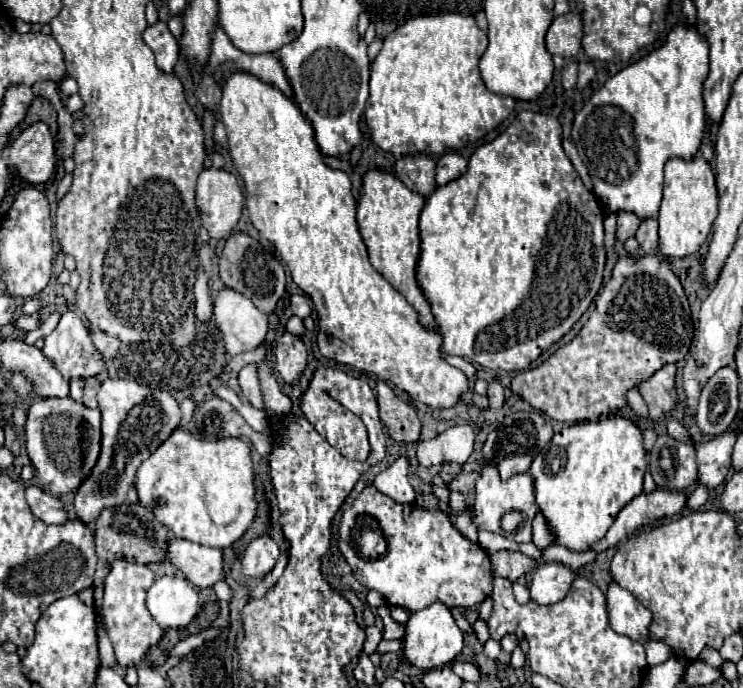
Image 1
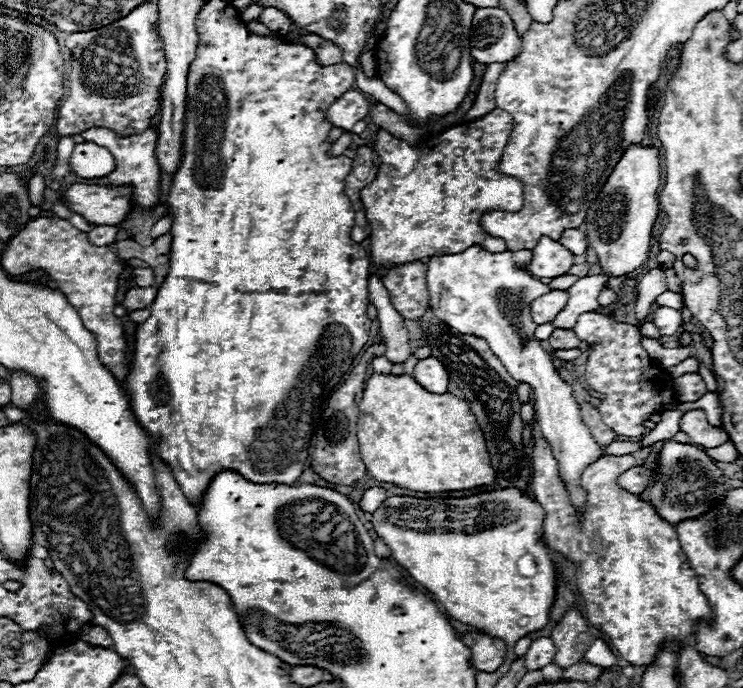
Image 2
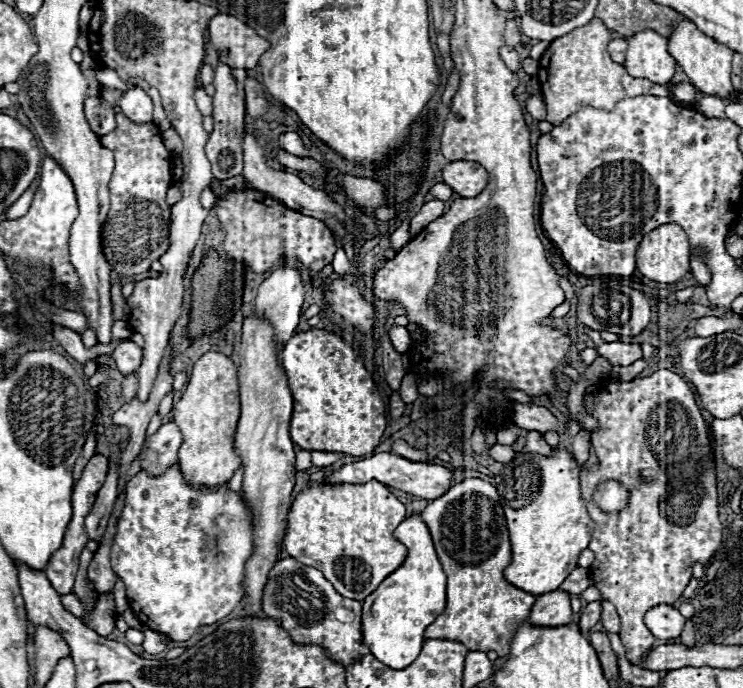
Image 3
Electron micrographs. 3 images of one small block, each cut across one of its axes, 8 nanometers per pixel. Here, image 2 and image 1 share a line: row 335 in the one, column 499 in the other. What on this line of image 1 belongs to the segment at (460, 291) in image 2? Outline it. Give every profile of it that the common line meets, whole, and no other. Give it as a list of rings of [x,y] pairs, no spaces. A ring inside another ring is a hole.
[[[486,462],[486,464],[482,464],[478,478],[476,478],[476,496],[474,496],[474,502],[472,502],[472,510],[470,508],[466,508],[464,512],[448,510],[448,518],[456,526],[456,530],[460,530],[460,534],[464,534],[474,544],[478,542],[480,530],[496,532],[496,534],[502,534],[502,536],[522,544],[522,542],[532,540],[532,518],[536,516],[536,512],[538,512],[538,506],[536,506],[536,492],[534,492],[532,476],[528,472],[524,472],[524,474],[514,474],[508,480],[502,480],[498,470],[496,470],[496,464]],[[510,512],[518,512],[520,522],[512,532],[506,532],[504,526],[502,526],[502,520]]]

